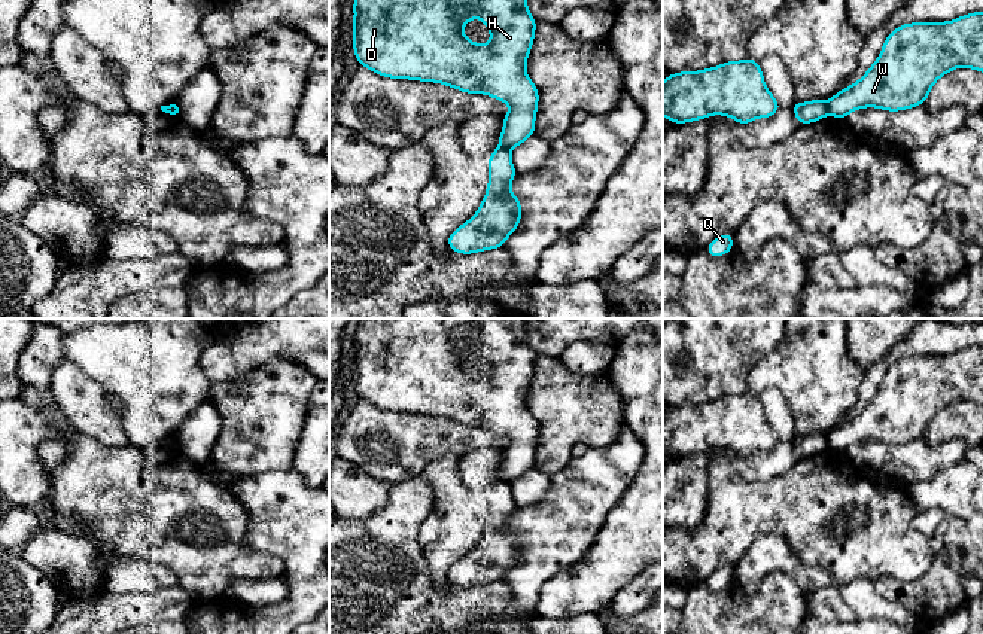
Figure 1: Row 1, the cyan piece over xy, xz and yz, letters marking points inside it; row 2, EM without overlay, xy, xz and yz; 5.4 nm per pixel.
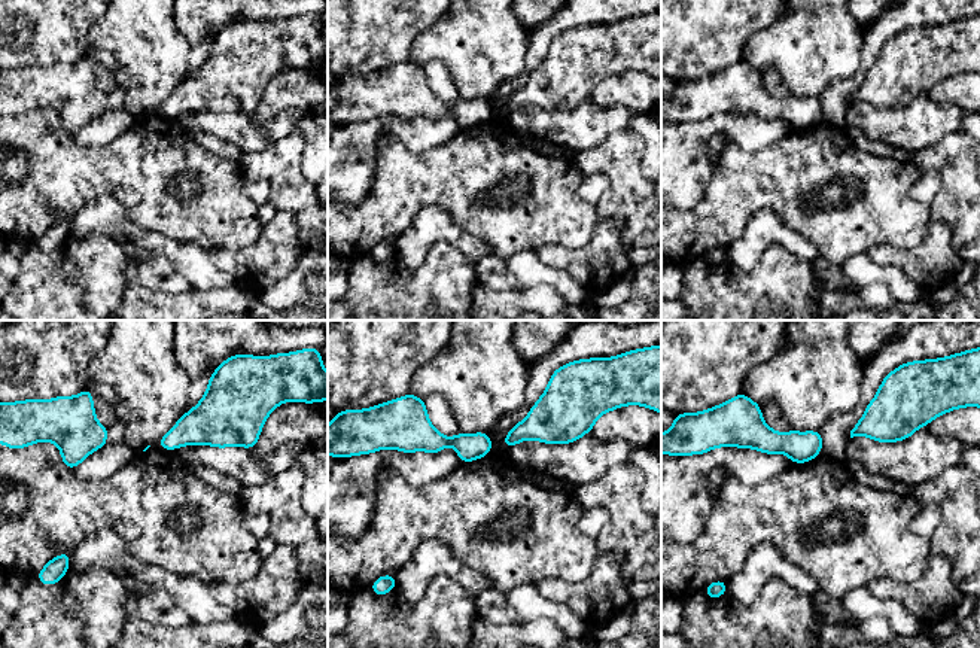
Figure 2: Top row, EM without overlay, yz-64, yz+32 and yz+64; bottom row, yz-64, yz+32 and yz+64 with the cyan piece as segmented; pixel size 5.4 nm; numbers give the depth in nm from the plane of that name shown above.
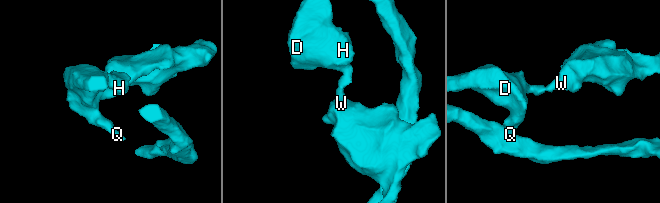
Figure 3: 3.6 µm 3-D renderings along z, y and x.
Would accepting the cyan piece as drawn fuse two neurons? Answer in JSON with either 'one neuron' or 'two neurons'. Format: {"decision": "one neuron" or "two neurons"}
{"decision": "two neurons"}

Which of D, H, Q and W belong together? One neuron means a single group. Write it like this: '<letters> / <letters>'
D H Q / W

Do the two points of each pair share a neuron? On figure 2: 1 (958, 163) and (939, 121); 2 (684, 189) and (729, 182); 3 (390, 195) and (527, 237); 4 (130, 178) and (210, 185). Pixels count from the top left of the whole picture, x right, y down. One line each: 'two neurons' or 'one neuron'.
1: two neurons
2: two neurons
3: one neuron
4: one neuron

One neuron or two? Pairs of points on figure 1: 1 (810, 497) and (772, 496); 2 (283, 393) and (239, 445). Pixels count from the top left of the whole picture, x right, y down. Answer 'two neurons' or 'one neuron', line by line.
1: one neuron
2: one neuron

